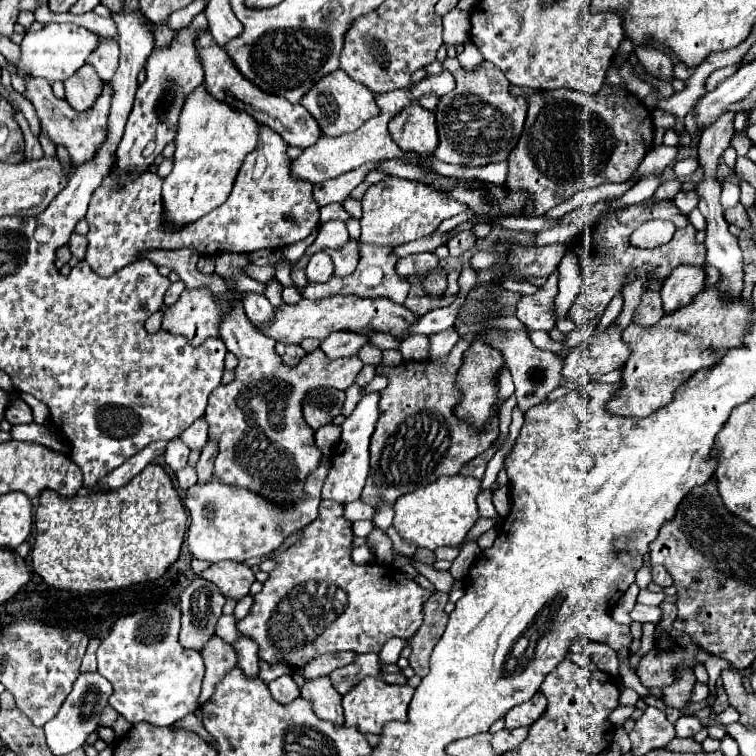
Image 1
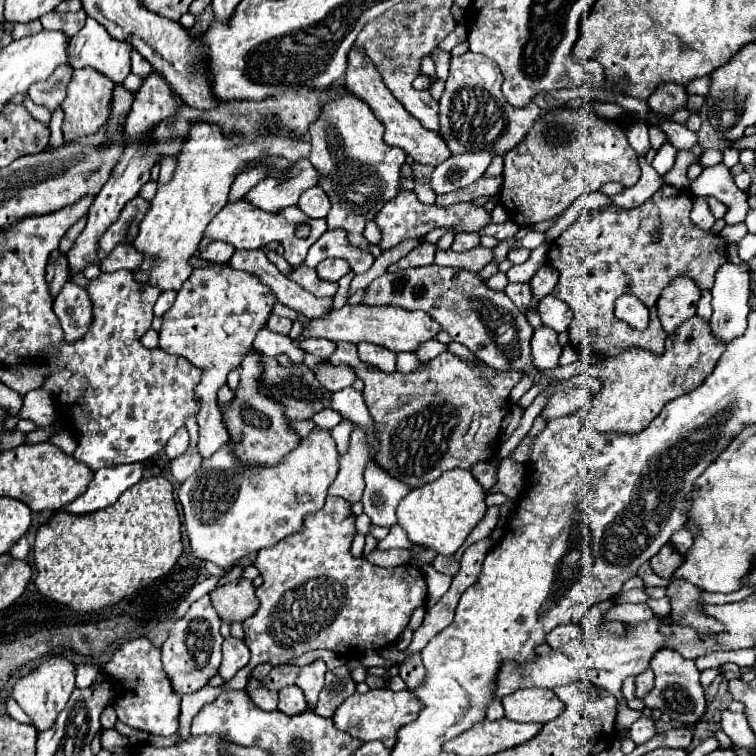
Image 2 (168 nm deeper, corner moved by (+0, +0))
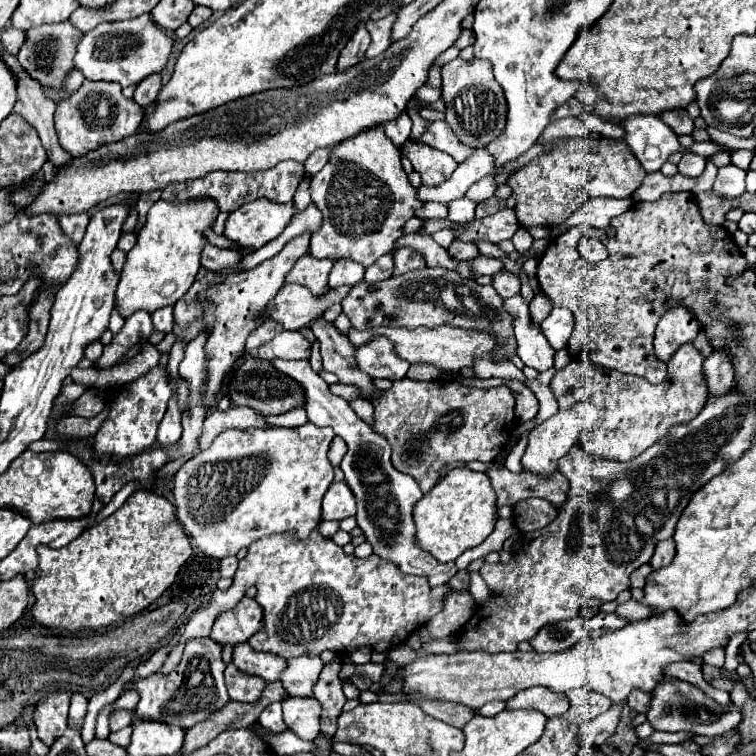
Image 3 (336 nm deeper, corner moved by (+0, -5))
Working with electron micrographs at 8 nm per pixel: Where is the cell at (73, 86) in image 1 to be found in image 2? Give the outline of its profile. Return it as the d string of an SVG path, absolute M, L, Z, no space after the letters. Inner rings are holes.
M81 68L75 70L73 80L67 88L67 98L61 102L61 110L65 114L63 118L63 138L67 142L79 138L79 136L89 136L95 134L97 130L101 130L109 118L109 110L111 110L111 98L113 98L113 82L109 78L105 78L101 72L93 70L93 68Z

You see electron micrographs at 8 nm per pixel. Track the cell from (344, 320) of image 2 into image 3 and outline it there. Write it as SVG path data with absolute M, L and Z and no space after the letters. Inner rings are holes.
M355 327L349 329L347 337L355 347L367 345L369 341L377 339L377 337L387 337L393 347L395 353L405 359L409 365L435 365L443 371L459 371L461 367L471 367L473 365L473 357L489 357L491 349L495 347L495 339L487 333L479 333L479 331L469 331L469 329L457 329L457 327L437 327L437 329L427 329L427 327L417 327L417 329L409 329L409 327L373 327L373 329L365 329L359 331Z

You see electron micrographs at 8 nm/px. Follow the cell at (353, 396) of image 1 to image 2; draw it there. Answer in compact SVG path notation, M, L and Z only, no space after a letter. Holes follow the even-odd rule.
M347 420L339 422L339 424L331 430L331 436L333 436L335 442L337 442L339 454L345 454L347 446L349 446L349 434L351 434L351 430L353 430L353 426L351 426L351 422L347 422Z

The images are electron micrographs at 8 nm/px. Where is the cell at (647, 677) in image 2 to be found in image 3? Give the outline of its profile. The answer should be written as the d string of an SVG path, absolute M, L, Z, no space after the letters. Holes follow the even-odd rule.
M631 691L627 697L627 705L637 713L647 713L651 703L651 693L647 691Z

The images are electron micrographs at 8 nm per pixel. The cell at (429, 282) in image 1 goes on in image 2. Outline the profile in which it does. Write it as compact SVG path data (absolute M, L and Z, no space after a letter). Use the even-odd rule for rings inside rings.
M437 264L401 272L385 272L365 288L361 304L423 310L435 322L439 322L455 342L467 346L483 364L493 366L495 370L527 370L535 382L541 378L541 370L537 370L531 360L529 342L533 328L529 326L527 318L517 310L517 306L513 306L505 292L489 290L475 272L441 268Z

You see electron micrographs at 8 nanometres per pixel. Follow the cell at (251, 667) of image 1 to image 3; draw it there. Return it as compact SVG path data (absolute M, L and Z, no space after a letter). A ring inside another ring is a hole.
M267 705L259 717L259 723L265 729L271 729L275 733L281 733L287 729L283 723L283 717L281 717L281 705Z

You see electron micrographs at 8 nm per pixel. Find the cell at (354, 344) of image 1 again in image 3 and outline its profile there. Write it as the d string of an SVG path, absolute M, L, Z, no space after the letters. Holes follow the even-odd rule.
M283 331L263 347L259 347L259 357L263 359L309 359L311 343L297 331Z

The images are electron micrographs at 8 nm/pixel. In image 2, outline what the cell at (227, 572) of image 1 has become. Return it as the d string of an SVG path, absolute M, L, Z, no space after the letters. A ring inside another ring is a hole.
M237 578L211 594L211 604L223 622L243 622L257 612L257 596L251 580Z

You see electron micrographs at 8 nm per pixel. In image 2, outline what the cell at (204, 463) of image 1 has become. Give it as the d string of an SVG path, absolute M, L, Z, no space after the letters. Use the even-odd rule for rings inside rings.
M209 264L193 270L191 278L177 292L173 306L163 316L159 348L167 350L173 356L183 356L193 366L203 370L201 382L195 390L197 400L201 402L201 410L197 412L197 448L203 458L209 458L229 440L229 432L217 408L217 392L227 384L227 374L241 366L245 354L251 350L257 330L267 324L275 302L277 298L273 298L269 286L261 284L261 280L253 278L253 274Z

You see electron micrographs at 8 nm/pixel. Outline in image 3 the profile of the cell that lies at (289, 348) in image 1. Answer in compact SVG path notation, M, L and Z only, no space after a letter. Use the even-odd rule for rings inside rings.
M245 359L245 363L239 363L229 373L227 383L229 383L229 397L233 405L249 405L263 415L283 415L291 409L305 407L303 387L263 359Z

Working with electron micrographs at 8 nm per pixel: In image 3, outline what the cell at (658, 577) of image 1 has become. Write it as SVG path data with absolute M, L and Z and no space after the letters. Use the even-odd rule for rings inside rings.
M667 539L667 541L657 543L655 553L653 553L649 565L653 569L661 569L661 567L667 567L673 559L675 559L675 541L673 539Z

